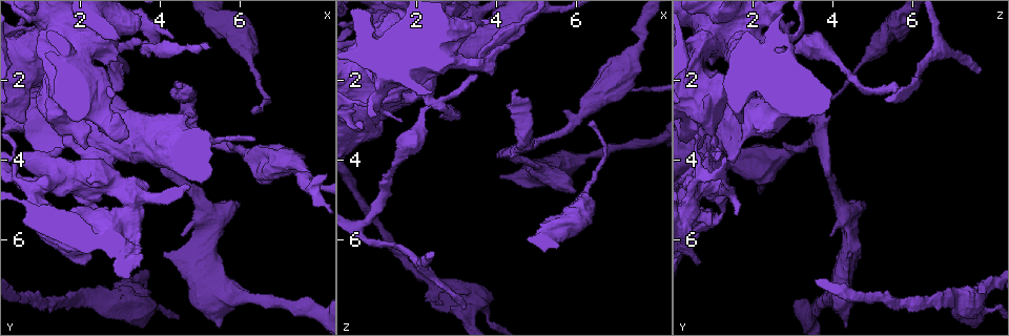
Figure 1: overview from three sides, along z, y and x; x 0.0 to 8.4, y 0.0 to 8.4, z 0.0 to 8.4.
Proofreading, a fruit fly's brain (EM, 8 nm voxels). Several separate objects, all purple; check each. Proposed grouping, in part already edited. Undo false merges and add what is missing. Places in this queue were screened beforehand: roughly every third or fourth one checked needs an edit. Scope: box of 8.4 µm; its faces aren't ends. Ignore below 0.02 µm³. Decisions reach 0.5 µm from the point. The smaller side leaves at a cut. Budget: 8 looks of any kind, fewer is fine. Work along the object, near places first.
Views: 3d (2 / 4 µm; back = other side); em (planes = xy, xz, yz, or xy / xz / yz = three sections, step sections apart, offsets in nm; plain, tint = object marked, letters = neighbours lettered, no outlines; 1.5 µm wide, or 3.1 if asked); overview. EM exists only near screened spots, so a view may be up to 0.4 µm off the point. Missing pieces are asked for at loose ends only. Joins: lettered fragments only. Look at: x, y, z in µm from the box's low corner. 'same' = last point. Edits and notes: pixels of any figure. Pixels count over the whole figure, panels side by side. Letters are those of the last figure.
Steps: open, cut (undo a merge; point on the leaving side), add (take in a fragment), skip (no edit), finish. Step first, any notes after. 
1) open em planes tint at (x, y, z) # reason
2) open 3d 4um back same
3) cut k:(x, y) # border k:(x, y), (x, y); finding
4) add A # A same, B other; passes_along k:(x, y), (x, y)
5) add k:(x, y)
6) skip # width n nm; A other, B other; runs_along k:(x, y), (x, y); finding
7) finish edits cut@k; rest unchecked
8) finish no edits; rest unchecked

open em xy step 8 letters at (3.20, 1.90, 7.70) # an open end

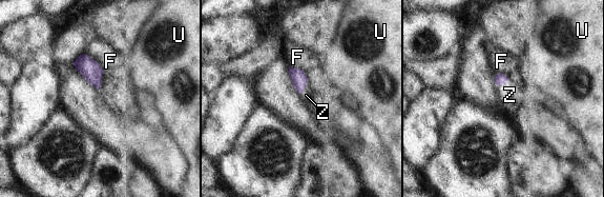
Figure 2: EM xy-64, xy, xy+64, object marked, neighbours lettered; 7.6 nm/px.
add Z # F other, U other, Z same; passes_along 2:(500, 79), (502, 83), (509, 95); it goes on there

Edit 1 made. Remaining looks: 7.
open em planes letters at (3.75, 7.75, 7.70) # calibre changes

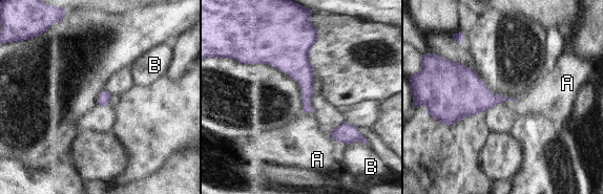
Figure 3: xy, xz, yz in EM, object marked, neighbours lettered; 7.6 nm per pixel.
skip # A other, B other; border 3:(422, 55), (420, 69), (408, 77); all the same neuron

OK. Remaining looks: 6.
open 3d 4um at (6.35, 7.50, 3.90) # sudden change in width

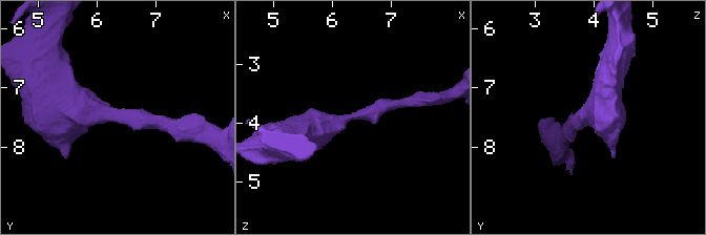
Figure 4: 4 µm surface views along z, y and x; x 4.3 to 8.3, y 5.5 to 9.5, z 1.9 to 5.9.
open em planes letters at (6.40, 7.50, 3.85) # arm_widths 190, 600 nm

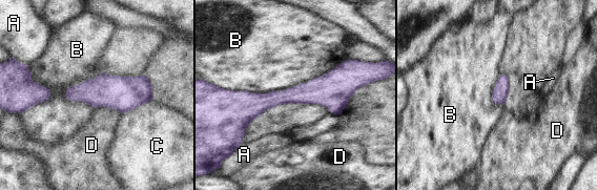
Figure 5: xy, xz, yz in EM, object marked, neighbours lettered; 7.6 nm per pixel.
skip # A other, B other, C other, D other; runs_along 5:(357, 81), (270, 100), (232, 98); all the same neuron

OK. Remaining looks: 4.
finish edits add@2; rest unchecked

